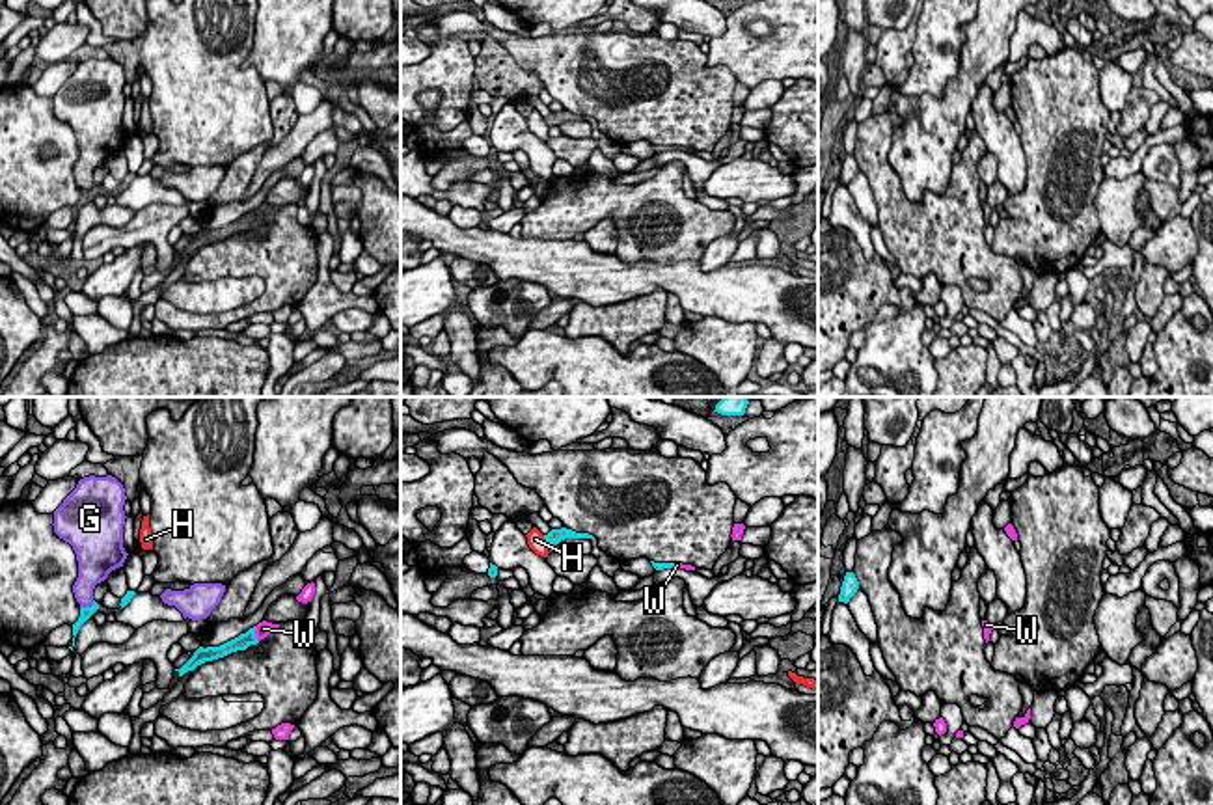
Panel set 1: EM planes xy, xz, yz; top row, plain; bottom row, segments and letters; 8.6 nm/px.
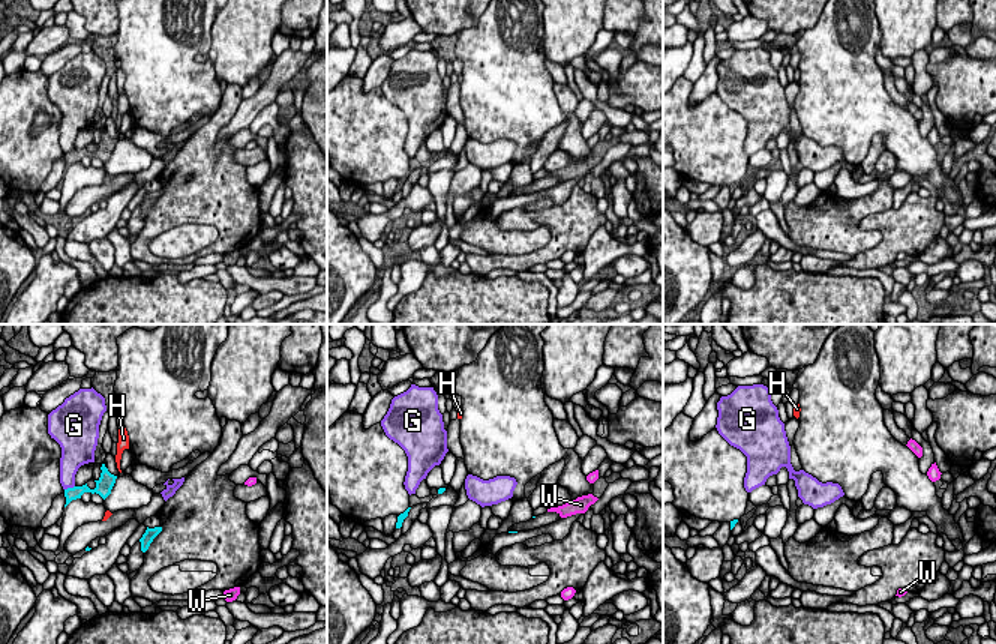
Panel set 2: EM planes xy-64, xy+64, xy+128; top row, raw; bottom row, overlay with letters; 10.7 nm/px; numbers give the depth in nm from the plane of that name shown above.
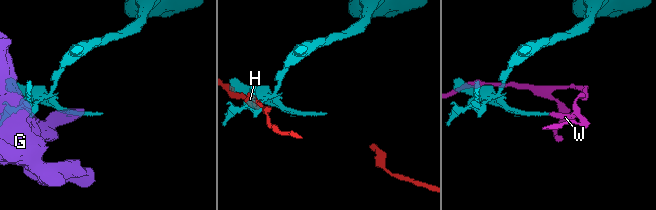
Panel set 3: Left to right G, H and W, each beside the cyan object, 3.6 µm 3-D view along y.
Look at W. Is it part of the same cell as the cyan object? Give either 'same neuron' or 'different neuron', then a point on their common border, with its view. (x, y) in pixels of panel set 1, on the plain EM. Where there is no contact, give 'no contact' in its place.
same neuron | xy (254, 217)

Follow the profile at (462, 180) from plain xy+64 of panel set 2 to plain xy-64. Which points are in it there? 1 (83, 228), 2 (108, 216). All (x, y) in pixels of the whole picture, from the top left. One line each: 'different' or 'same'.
1: different
2: different

